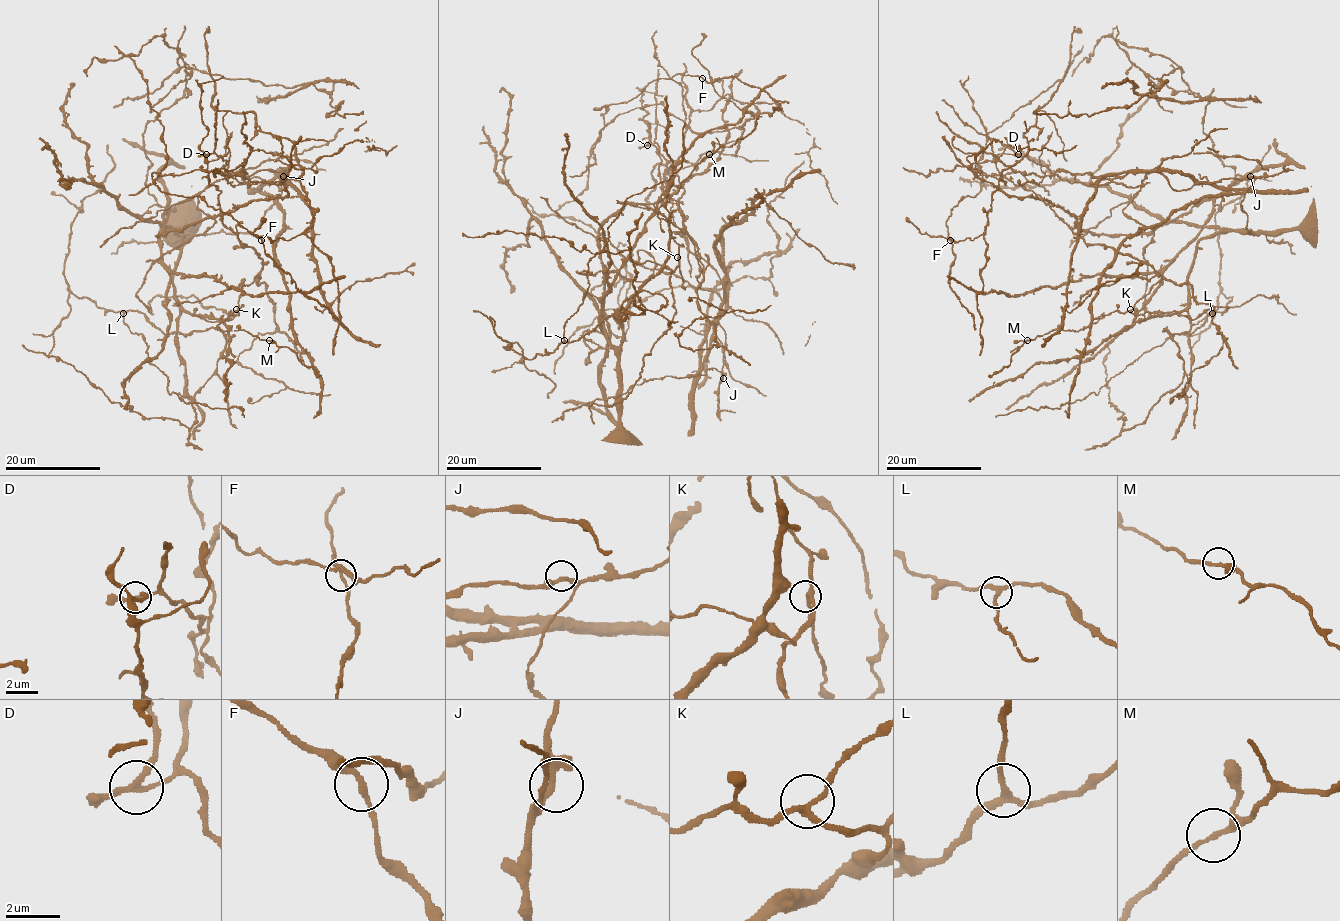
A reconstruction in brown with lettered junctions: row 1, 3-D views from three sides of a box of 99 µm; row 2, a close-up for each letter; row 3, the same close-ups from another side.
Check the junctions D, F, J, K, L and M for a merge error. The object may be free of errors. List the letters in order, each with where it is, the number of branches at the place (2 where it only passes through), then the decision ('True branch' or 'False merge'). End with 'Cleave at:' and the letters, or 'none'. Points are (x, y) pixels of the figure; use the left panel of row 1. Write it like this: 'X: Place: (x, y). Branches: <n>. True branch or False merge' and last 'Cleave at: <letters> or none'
D: Place: (206, 154). Branches: 3. False merge
F: Place: (261, 240). Branches: 3. True branch
J: Place: (283, 176). Branches: 3. True branch
K: Place: (236, 309). Branches: 3. True branch
L: Place: (123, 313). Branches: 3. True branch
M: Place: (269, 340). Branches: 3. True branch
Cleave at: D

